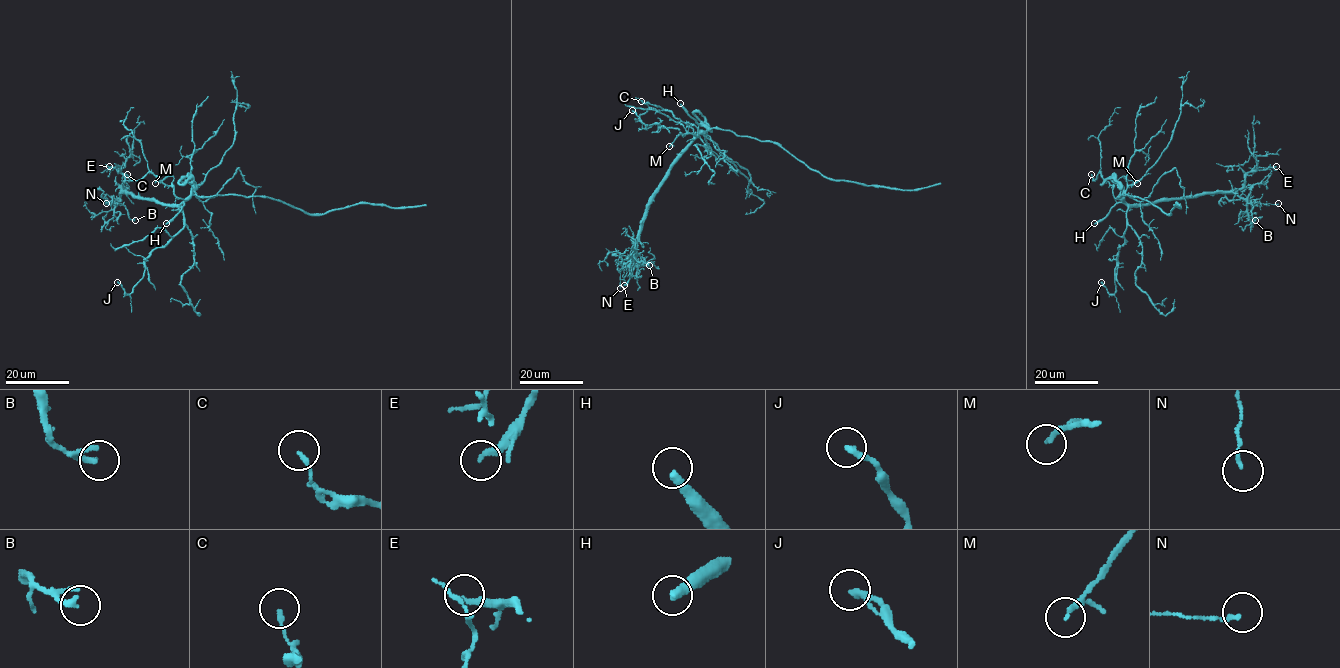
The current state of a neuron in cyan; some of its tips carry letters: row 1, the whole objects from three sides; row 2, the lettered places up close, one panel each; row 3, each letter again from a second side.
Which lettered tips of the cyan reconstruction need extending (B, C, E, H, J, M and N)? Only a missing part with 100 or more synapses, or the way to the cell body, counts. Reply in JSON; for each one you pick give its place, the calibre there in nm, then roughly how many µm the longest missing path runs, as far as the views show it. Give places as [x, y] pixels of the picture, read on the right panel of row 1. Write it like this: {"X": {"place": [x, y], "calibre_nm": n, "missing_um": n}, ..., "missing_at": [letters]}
{"H": {"place": [1094, 223], "calibre_nm": 320, "missing_um": 40}, "missing_at": ["H"]}

